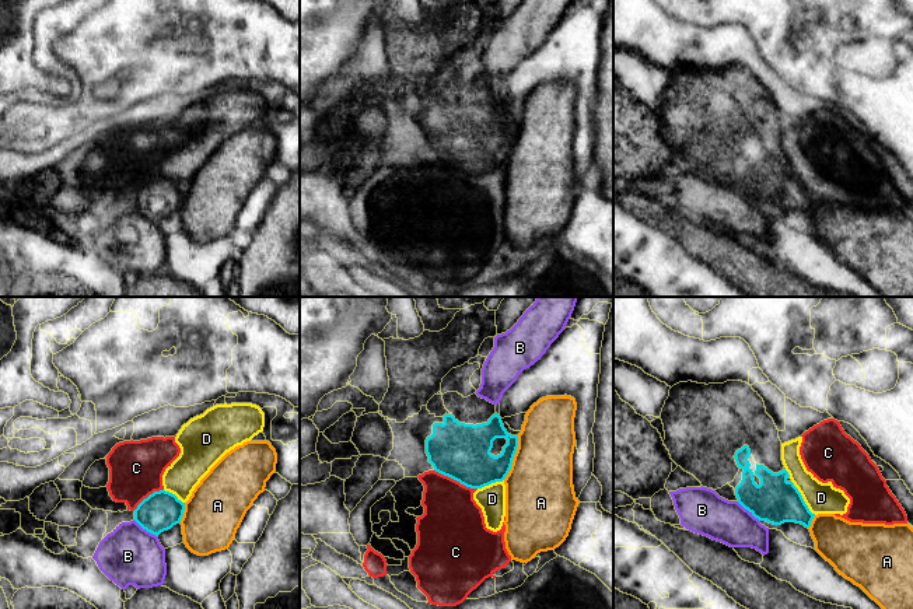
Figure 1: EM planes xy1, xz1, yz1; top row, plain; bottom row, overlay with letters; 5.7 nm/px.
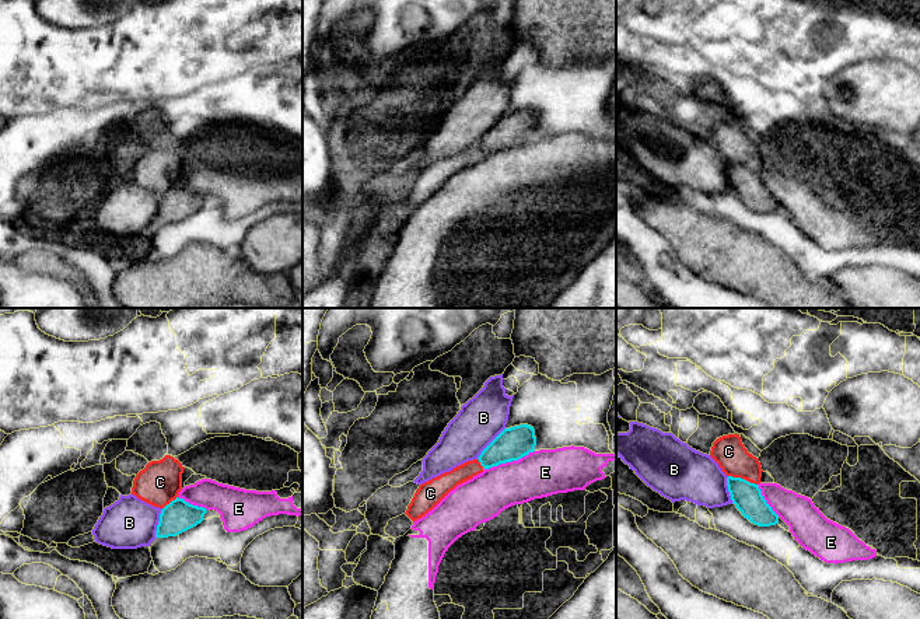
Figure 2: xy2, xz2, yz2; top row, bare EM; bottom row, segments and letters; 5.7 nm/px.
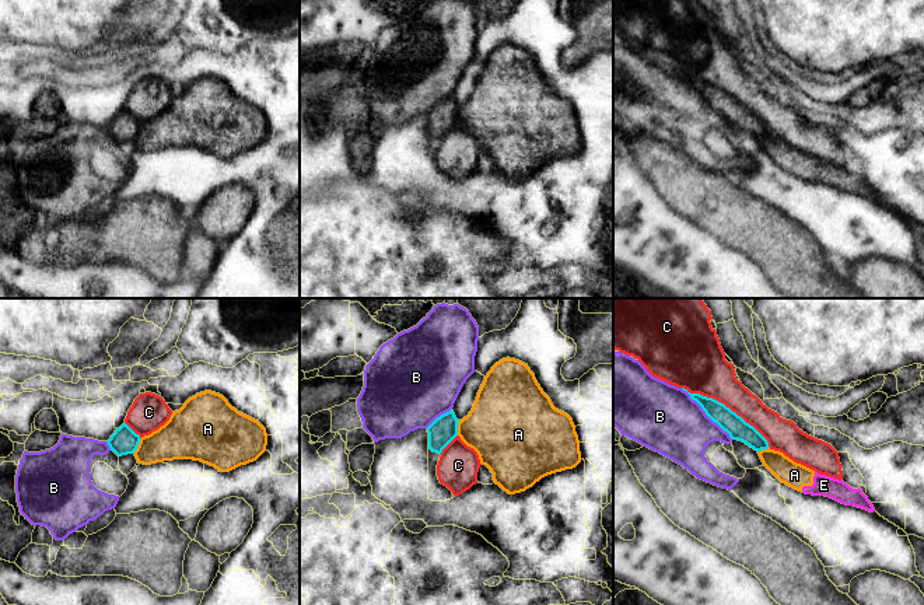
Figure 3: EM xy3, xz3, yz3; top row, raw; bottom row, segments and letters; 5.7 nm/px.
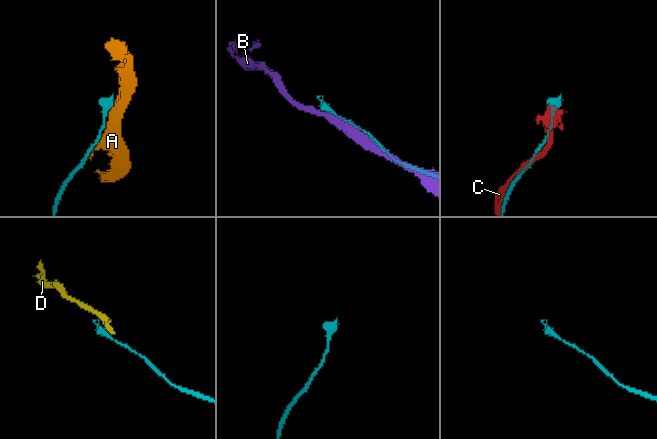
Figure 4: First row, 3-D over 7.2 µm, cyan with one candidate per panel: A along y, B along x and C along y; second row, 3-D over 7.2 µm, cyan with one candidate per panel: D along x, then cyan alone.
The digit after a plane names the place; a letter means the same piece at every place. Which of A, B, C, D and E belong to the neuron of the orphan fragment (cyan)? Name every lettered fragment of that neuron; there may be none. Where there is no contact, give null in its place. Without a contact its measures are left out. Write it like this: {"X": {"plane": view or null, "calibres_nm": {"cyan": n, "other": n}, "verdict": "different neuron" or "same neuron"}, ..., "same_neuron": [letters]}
{"A": {"plane": "xz1", "calibres_nm": {"cyan": 260, "other": 400}, "verdict": "different neuron"}, "B": {"plane": "yz3", "calibres_nm": {"cyan": 120, "other": 380}, "verdict": "different neuron"}, "C": {"plane": "yz3", "calibres_nm": {"cyan": 120, "other": 260}, "verdict": "different neuron"}, "D": {"plane": "yz1", "calibres_nm": {"cyan": 260, "other": 180}, "verdict": "different neuron"}, "E": {"plane": "xz2", "calibres_nm": {"cyan": 190, "other": 260}, "verdict": "different neuron"}, "same_neuron": []}

